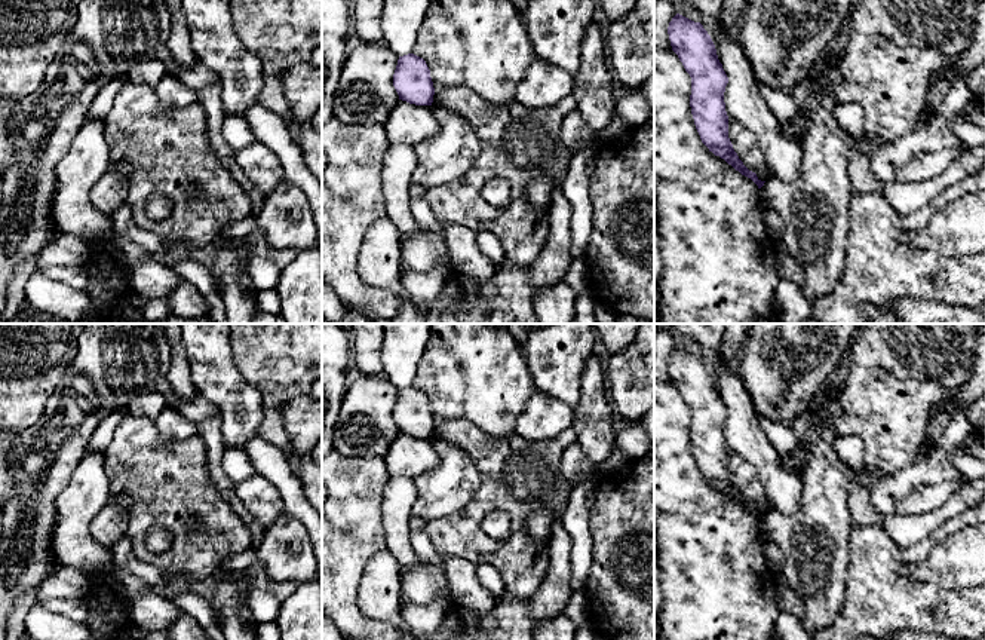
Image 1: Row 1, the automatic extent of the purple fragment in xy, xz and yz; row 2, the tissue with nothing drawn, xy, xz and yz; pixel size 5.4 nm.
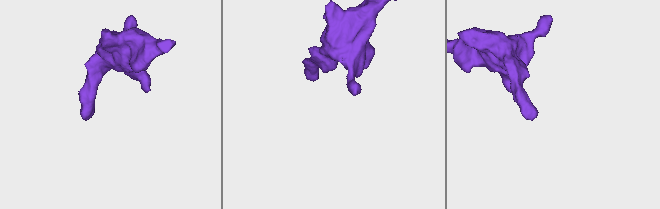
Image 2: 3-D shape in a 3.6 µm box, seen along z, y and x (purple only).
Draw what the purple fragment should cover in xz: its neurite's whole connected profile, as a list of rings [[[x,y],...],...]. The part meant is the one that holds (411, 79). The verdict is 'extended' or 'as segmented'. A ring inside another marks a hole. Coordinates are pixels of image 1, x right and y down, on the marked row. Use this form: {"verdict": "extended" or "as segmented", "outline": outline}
{"verdict": "as segmented", "outline": [[[414,53],[399,56],[393,74],[399,99],[415,105],[432,105],[435,88],[426,61]]]}

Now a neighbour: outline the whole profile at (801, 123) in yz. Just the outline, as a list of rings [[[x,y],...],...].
[[[803,113],[798,114],[794,125],[780,123],[782,132],[791,138],[797,138],[808,129],[808,119],[803,116]]]

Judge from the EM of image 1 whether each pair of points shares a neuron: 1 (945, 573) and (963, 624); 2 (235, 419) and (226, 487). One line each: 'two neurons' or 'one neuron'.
1: two neurons
2: two neurons

